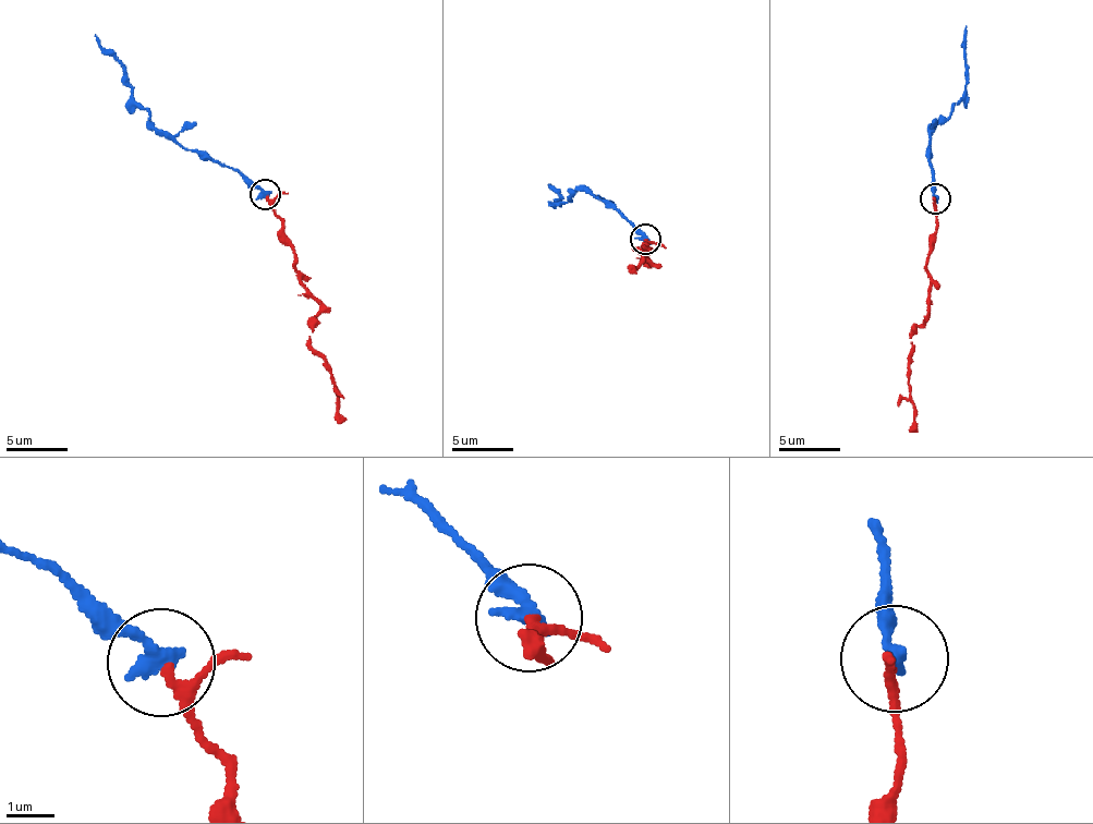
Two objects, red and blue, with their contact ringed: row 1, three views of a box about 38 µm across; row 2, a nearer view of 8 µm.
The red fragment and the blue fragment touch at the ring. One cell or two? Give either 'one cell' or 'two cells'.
one cell

